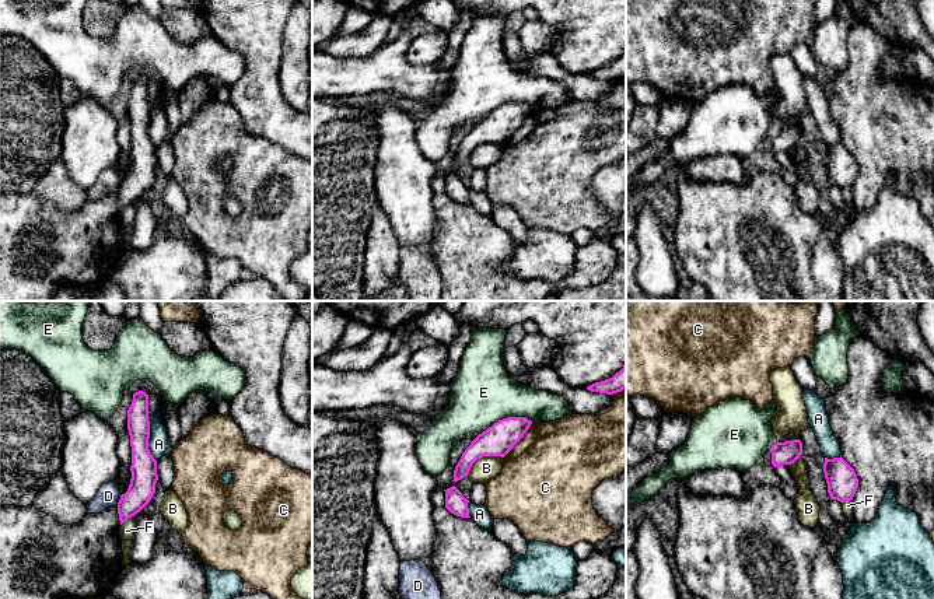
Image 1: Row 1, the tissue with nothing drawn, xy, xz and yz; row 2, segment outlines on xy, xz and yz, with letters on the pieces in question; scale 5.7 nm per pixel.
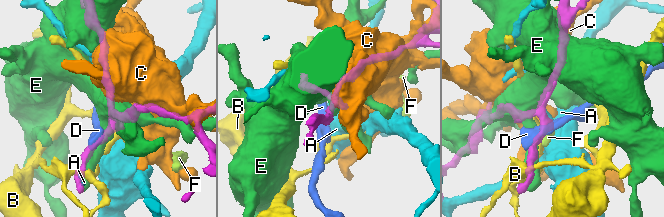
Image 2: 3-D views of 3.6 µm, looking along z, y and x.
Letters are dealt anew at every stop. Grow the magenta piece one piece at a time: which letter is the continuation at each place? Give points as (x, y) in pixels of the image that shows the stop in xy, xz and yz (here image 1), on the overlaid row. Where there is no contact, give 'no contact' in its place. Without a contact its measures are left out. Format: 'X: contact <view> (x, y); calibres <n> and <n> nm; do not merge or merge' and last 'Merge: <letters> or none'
A: contact xy (149, 437); calibres 150 and 120 nm; do not merge
B: contact xz (482, 456); calibres 180 and 140 nm; do not merge
C: contact xz (520, 438); calibres 180 and 500 nm; do not merge
D: contact xy (119, 500); calibres 150 and 130 nm; do not merge
E: contact xz (507, 417); calibres 180 and 360 nm; do not merge
F: contact xy (126, 519); calibres 150 and 90 nm; do not merge
Merge: none

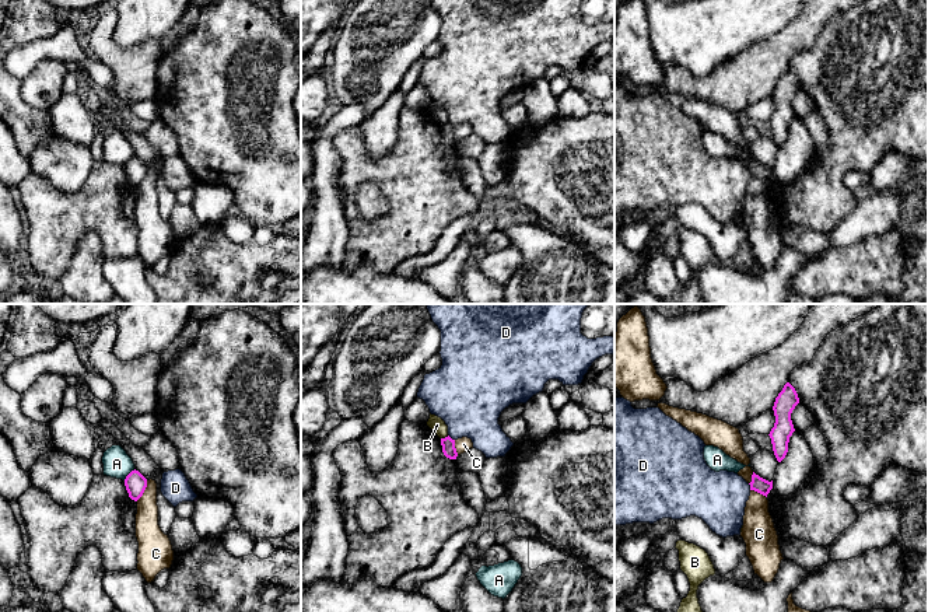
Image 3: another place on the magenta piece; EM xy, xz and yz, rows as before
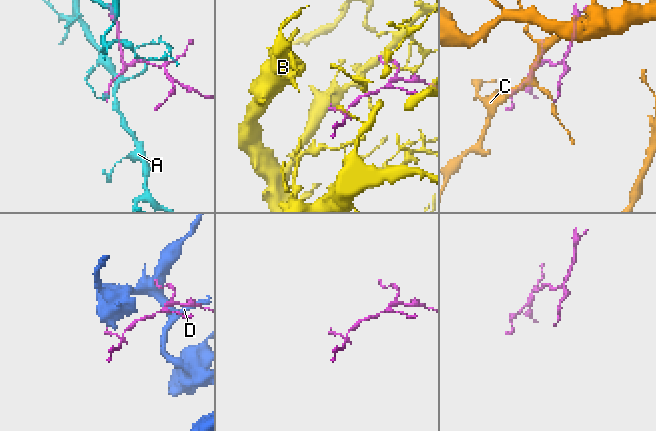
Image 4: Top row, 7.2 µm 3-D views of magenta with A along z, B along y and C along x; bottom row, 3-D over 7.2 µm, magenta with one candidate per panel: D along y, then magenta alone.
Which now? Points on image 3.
A: contact xy (129, 474); calibres 120 and 160 nm; do not merge
B: contact xz (445, 437); calibres 80 and 90 nm; do not merge
C: contact xy (144, 489); calibres 120 and 140 nm; do not merge
D: contact xz (450, 437); calibres 80 and 380 nm; do not merge
Merge: none

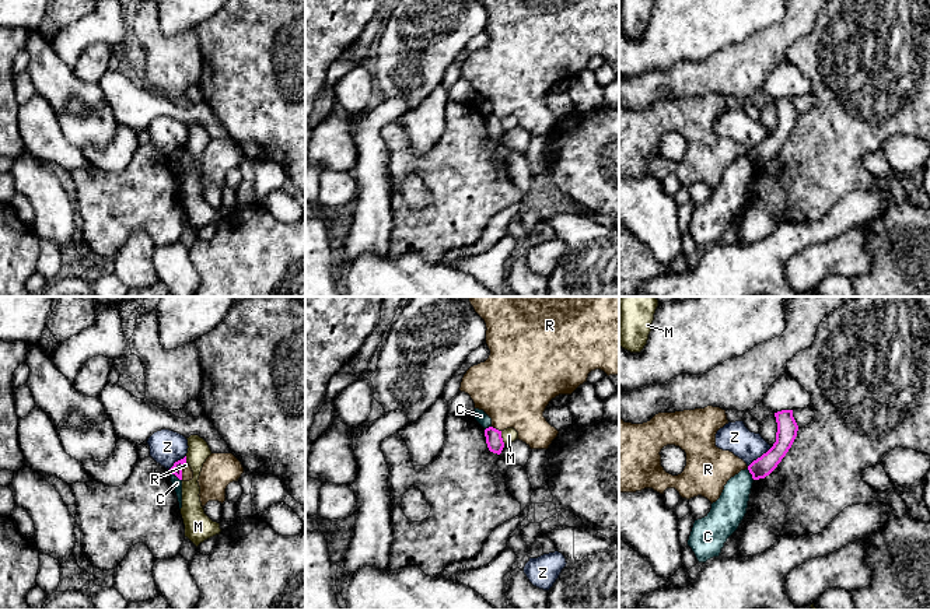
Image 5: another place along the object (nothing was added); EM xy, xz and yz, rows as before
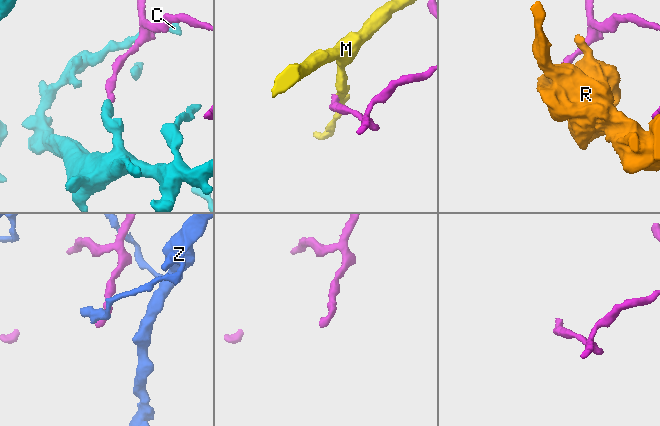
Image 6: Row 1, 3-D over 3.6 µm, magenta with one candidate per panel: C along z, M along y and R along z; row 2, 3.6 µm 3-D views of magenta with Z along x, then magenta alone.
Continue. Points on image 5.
C: contact xy (177, 476); calibres 60 and 60 nm; do not merge
M: contact xz (502, 438); calibres 100 and 90 nm; do not merge
R: contact xy (181, 470); calibres 60 and 60 nm; do not merge
Z: contact yz (761, 456); calibres 120 and 170 nm; do not merge
Merge: none

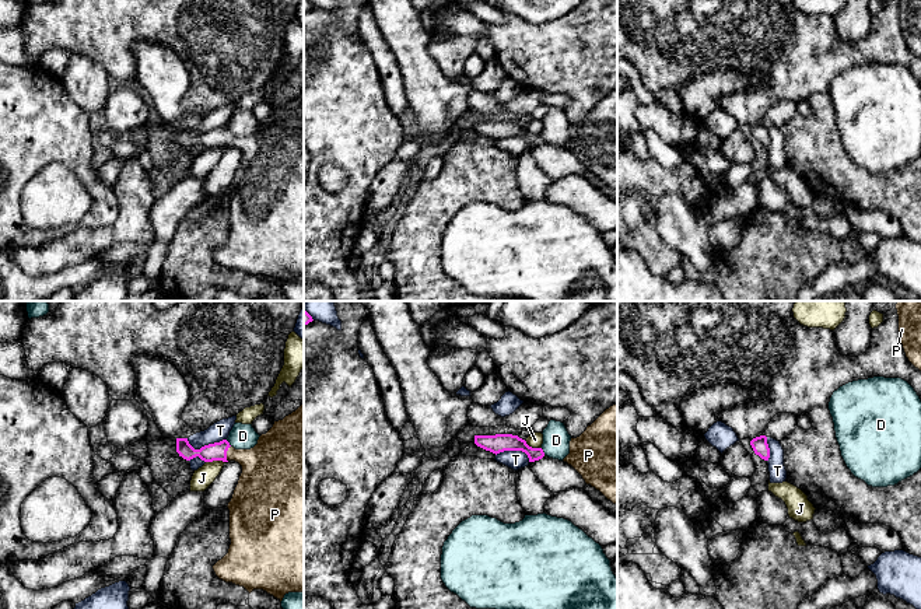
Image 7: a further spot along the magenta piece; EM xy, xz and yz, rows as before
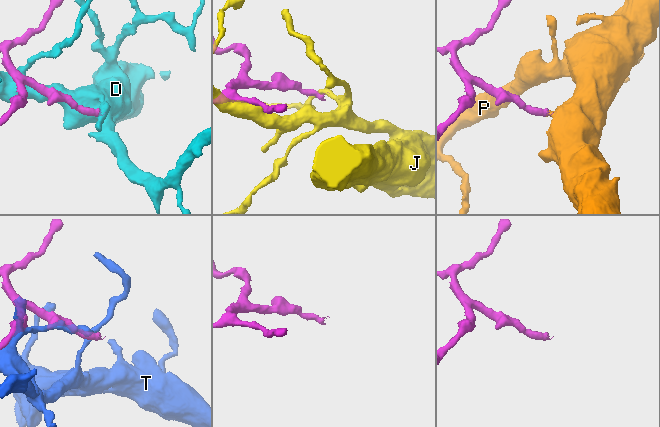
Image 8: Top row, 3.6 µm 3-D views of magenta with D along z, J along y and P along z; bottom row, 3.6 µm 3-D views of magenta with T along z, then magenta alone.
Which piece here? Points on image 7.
D: contact xy (228, 443); calibres 110 and 140 nm; do not merge
J: contact xy (214, 459); calibres 110 and 120 nm; do not merge
P: contact xy (226, 454); calibres 110 and 280 nm; merge
T: contact xy (206, 445); calibres 110 and 110 nm; do not merge
Merge: P

